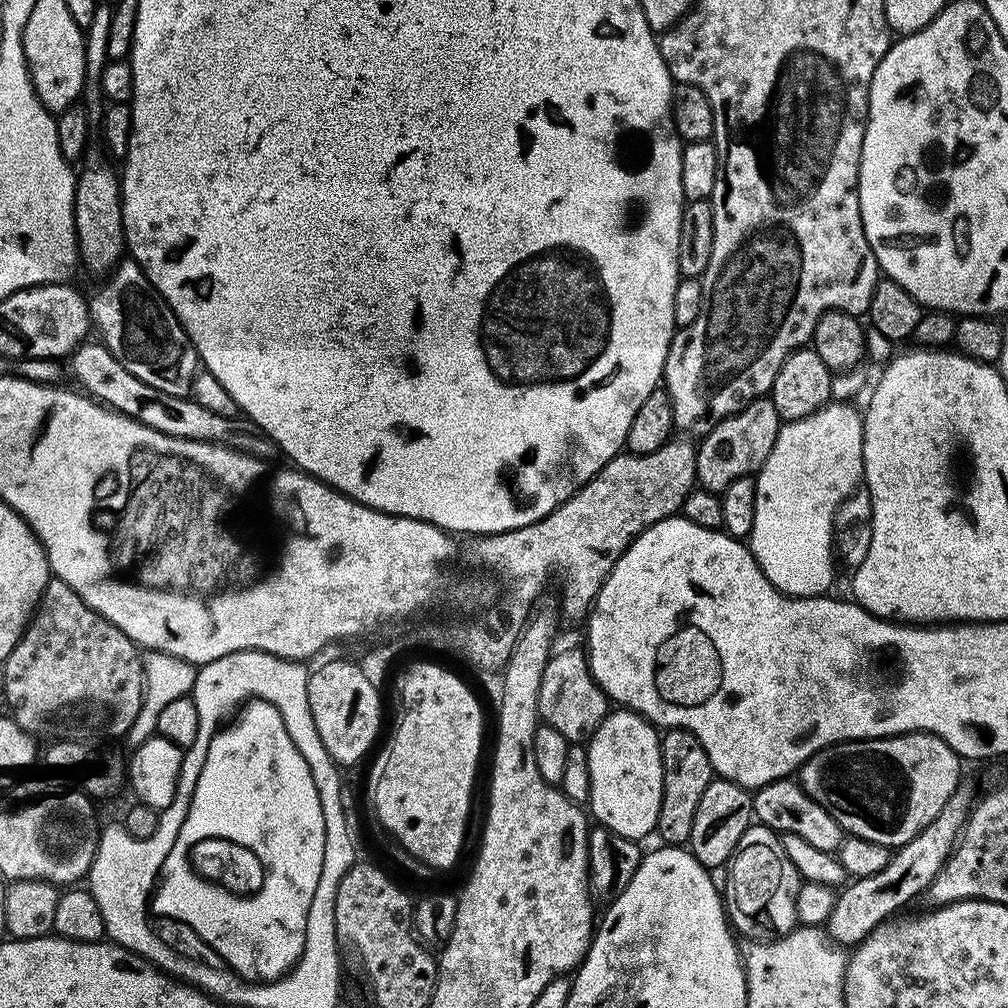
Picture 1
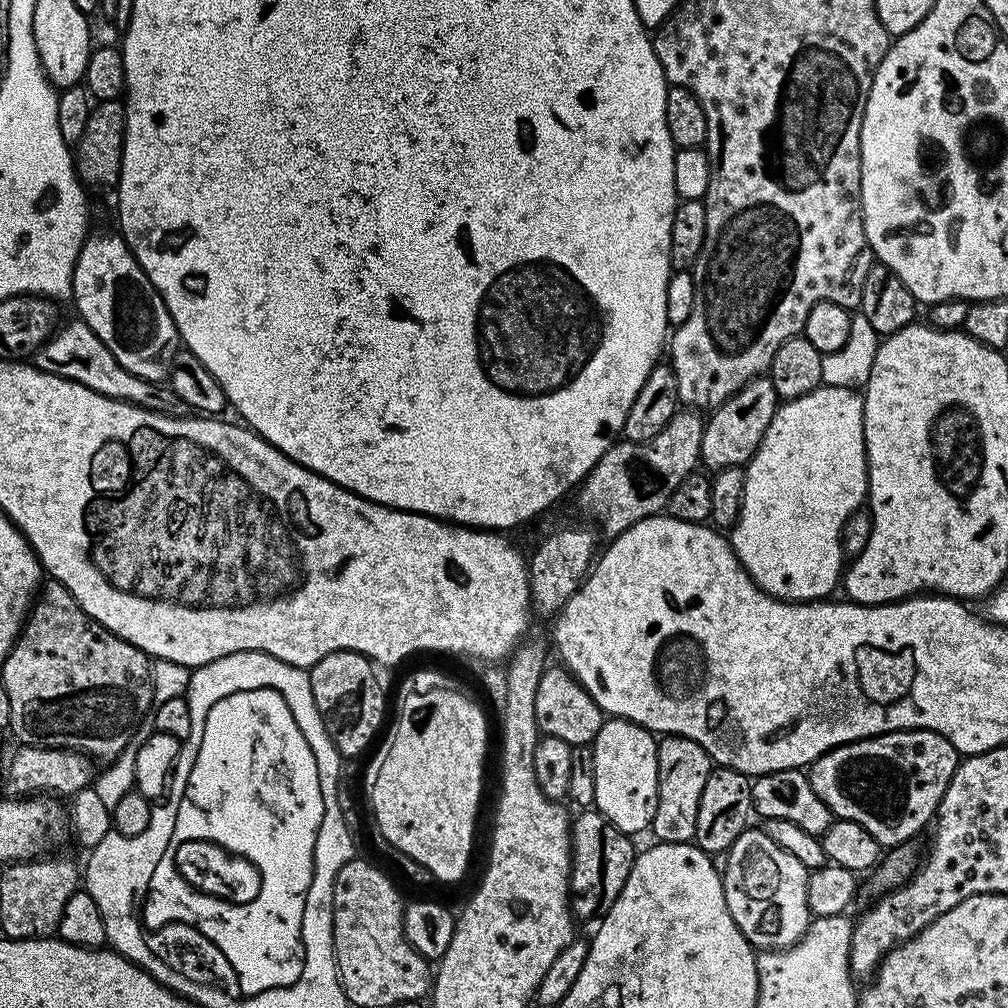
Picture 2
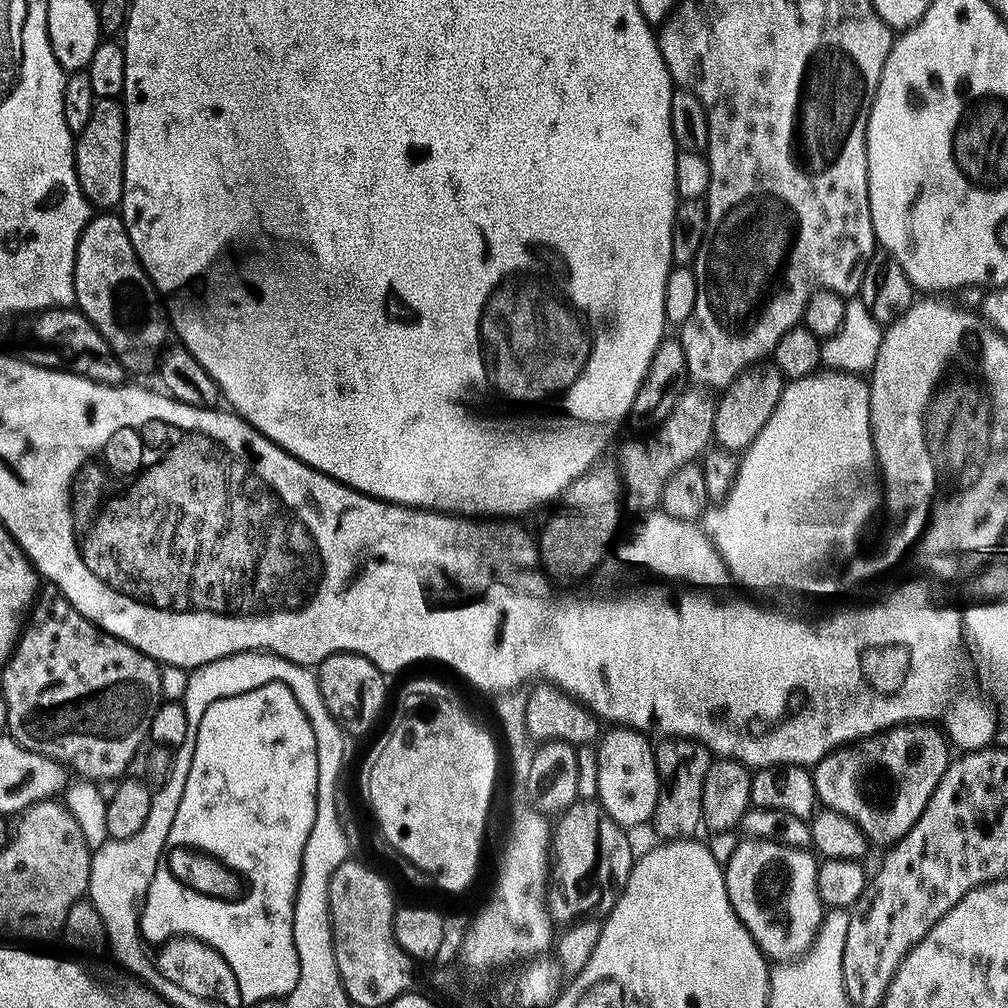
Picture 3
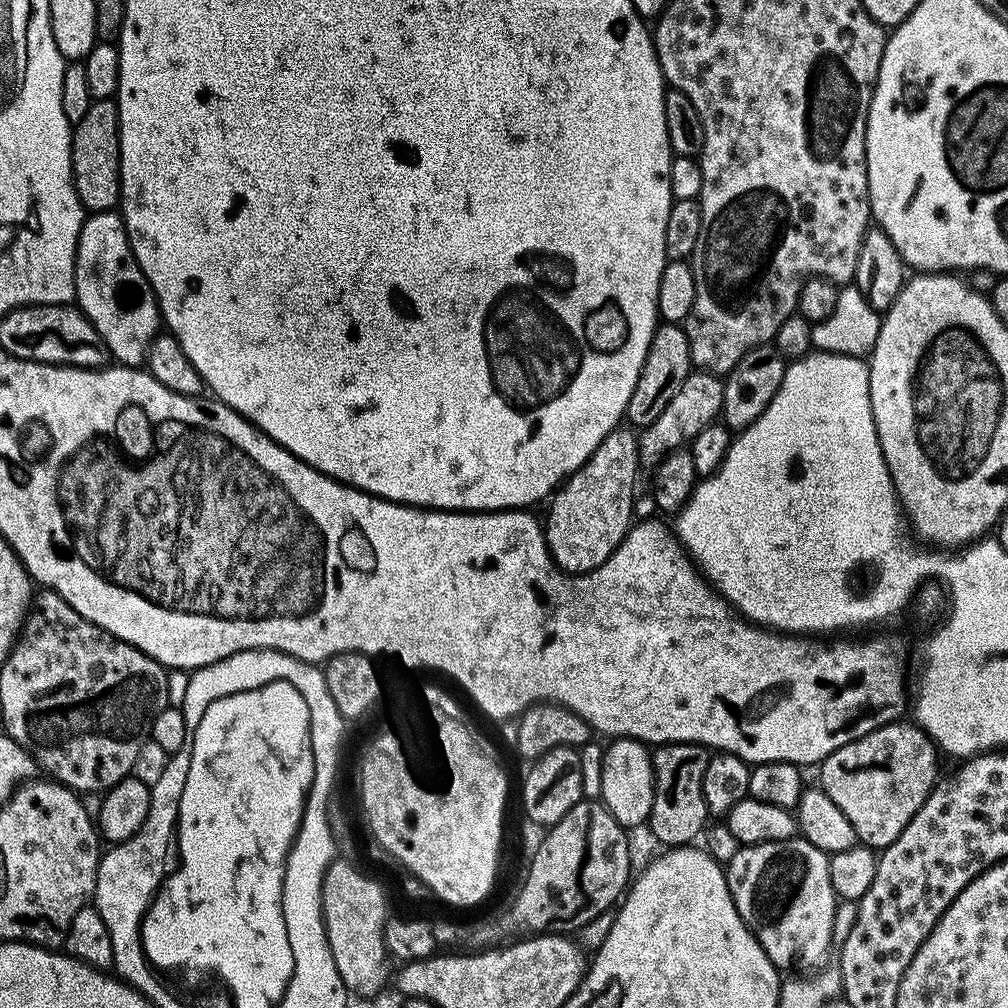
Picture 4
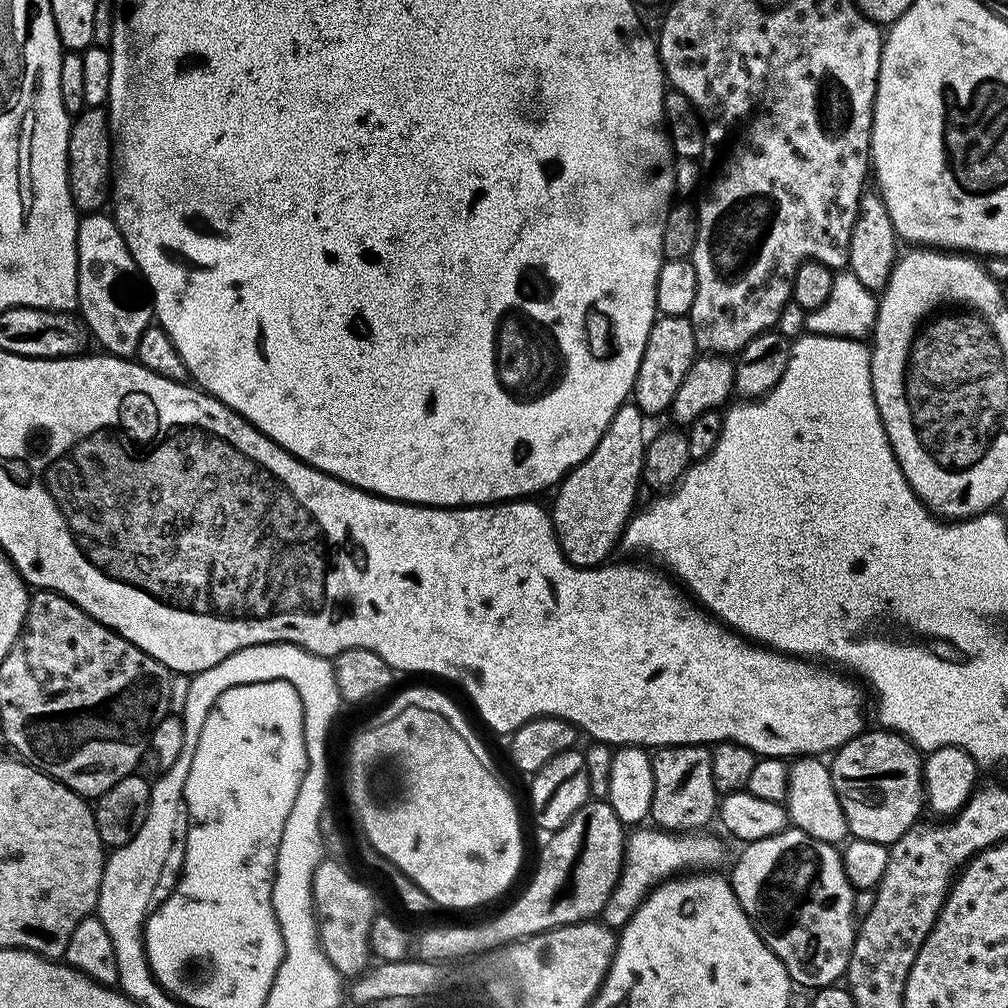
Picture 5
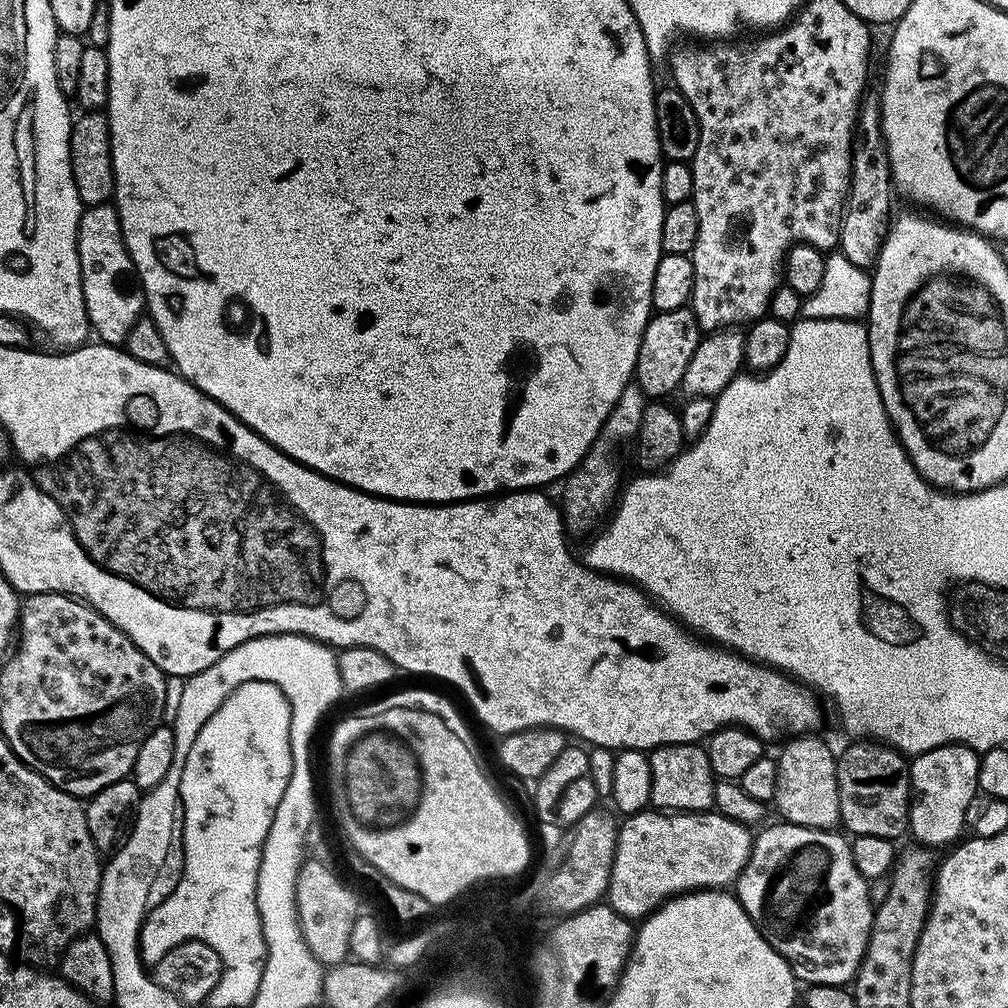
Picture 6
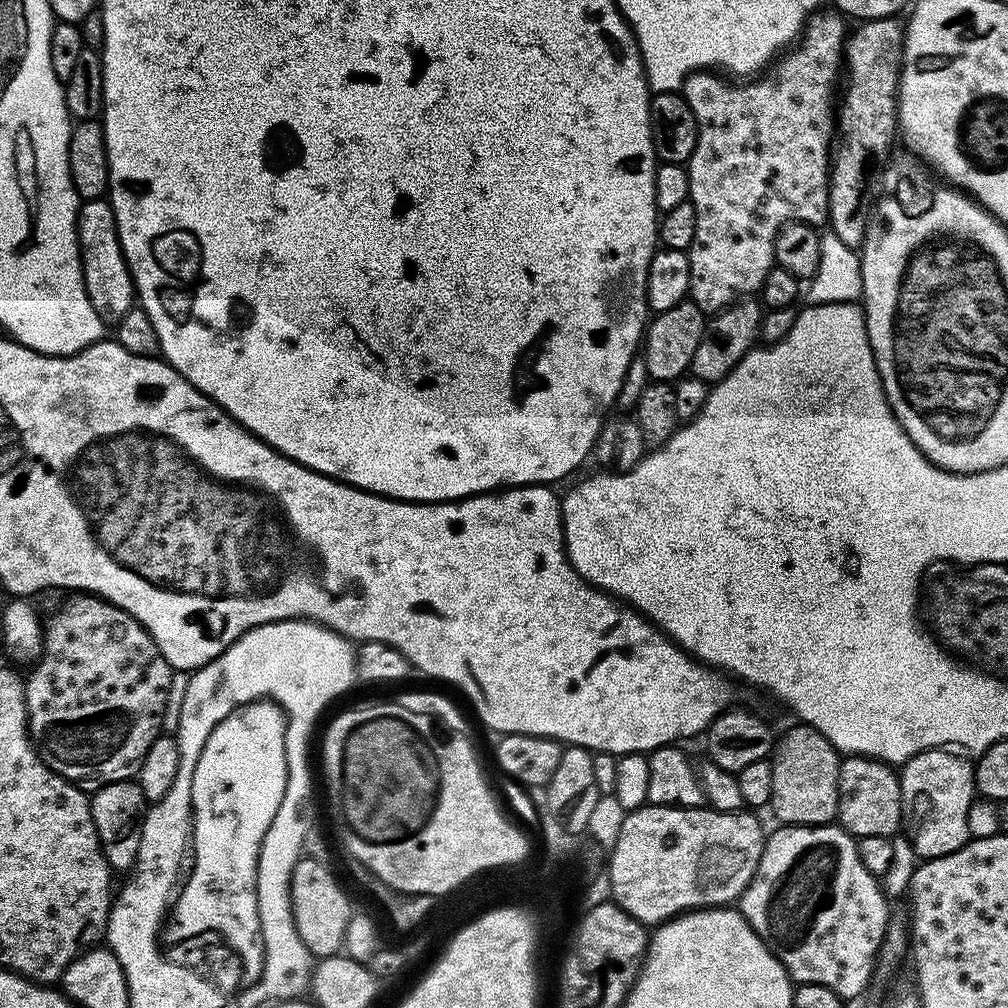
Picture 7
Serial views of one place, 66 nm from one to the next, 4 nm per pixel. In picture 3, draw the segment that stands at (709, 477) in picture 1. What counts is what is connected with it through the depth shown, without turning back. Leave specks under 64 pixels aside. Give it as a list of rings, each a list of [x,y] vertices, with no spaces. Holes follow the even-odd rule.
[[[774,362],[752,364],[738,374],[727,388],[719,393],[714,414],[714,430],[712,435],[715,443],[733,453],[750,447],[754,438],[772,420],[774,406],[778,406],[780,396],[784,393],[786,377],[778,370]]]

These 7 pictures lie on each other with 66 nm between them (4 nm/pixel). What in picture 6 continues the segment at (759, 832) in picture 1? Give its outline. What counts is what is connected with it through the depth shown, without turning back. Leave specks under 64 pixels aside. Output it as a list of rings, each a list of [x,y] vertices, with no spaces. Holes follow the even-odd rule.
[[[787,822],[772,824],[769,828],[761,827],[755,833],[752,842],[752,856],[748,859],[748,864],[742,870],[740,879],[734,885],[735,895],[740,901],[740,905],[746,910],[746,914],[754,923],[757,930],[764,935],[766,942],[784,961],[790,966],[790,970],[796,976],[797,981],[809,984],[825,984],[826,986],[848,986],[856,979],[856,972],[860,969],[862,958],[866,954],[866,946],[870,942],[870,930],[872,929],[872,916],[874,913],[874,896],[868,893],[869,881],[864,879],[862,874],[858,874],[858,866],[854,866],[852,857],[852,846],[847,835],[839,836],[836,830],[825,830],[822,828],[804,828],[801,825]]]

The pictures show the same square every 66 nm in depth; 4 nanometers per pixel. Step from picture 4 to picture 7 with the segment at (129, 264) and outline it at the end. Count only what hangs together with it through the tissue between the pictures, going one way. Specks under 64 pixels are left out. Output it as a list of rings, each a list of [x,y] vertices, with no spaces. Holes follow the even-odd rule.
[[[107,199],[86,200],[80,205],[80,213],[76,219],[76,237],[80,240],[80,265],[84,268],[84,289],[90,298],[90,306],[106,322],[121,320],[137,303],[136,285],[132,282],[132,275],[124,255],[120,249],[120,239],[116,233],[114,210]]]

